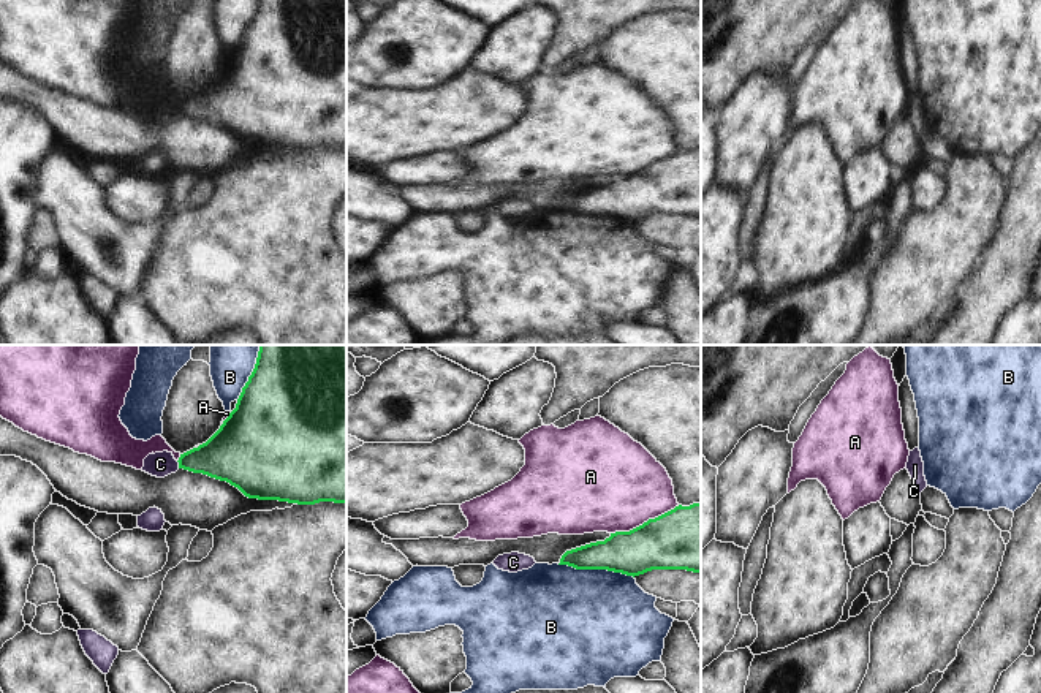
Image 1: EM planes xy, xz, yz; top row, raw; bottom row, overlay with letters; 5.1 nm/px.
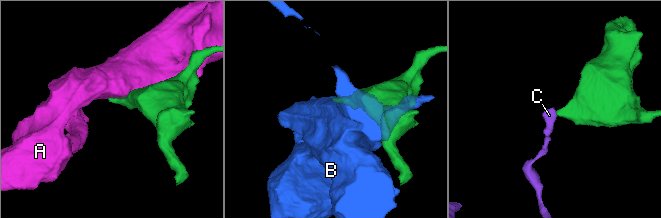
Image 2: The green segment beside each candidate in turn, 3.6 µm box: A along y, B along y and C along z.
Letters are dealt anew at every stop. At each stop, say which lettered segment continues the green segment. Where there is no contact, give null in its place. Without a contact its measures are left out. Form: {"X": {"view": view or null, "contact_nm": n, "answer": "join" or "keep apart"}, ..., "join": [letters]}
{"A": {"view": "xz", "contact_nm": 380, "answer": "keep apart"}, "B": {"view": "xz", "contact_nm": 400, "answer": "keep apart"}, "C": {"view": "xy", "contact_nm": 40, "answer": "keep apart"}, "join": []}

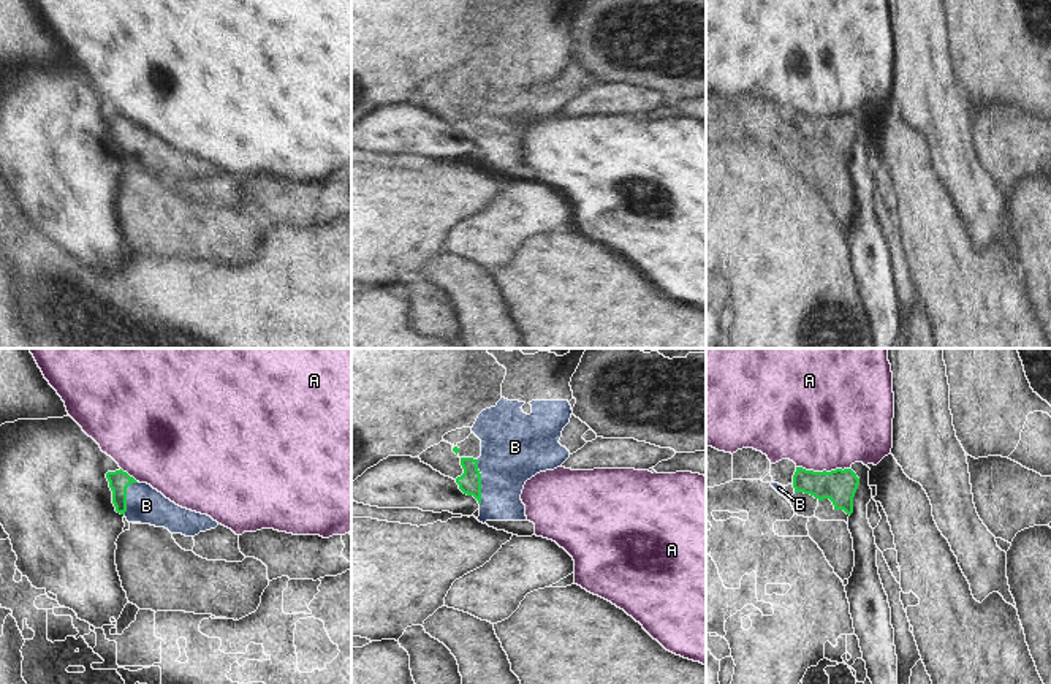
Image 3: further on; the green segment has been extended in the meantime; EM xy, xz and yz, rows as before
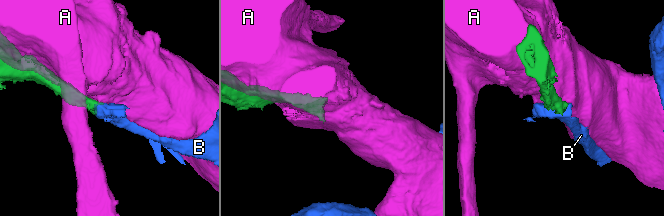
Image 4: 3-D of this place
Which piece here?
{"A": {"view": "yz", "contact_nm": 280, "answer": "keep apart"}, "B": {"view": "xz", "contact_nm": 240, "answer": "join"}, "join": ["B"]}

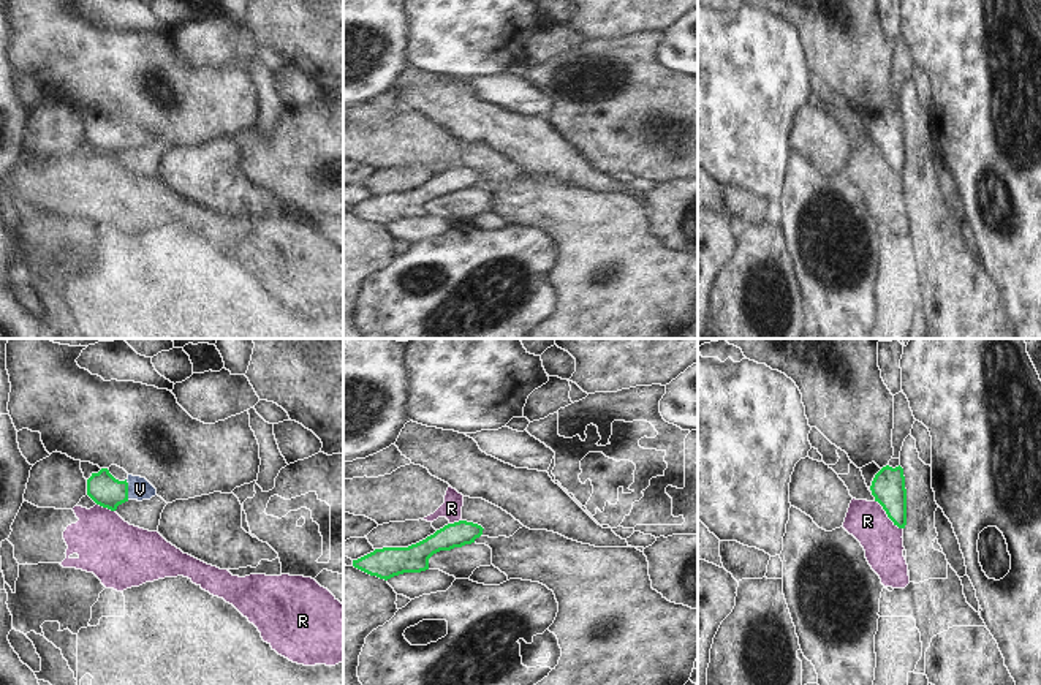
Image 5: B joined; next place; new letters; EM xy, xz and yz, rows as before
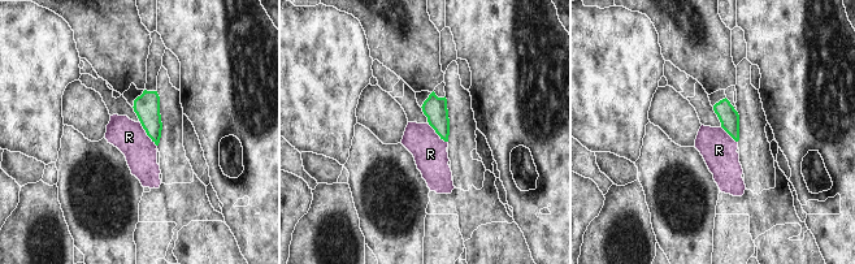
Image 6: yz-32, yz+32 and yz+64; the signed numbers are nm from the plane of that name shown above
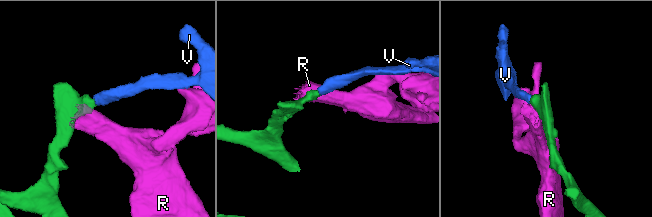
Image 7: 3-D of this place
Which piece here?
{"R": {"view": "yz", "contact_nm": 200, "answer": "keep apart"}, "V": {"view": "xy", "contact_nm": 110, "answer": "join"}, "join": ["V"]}

